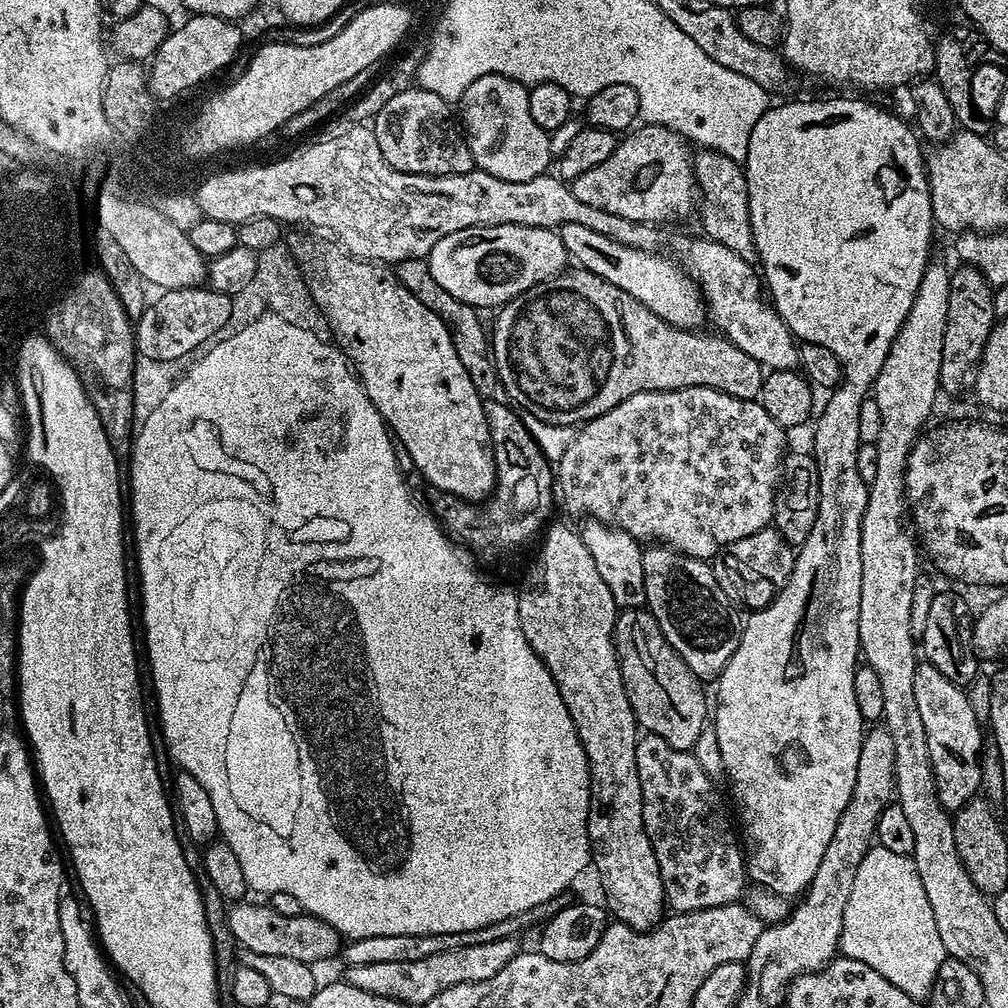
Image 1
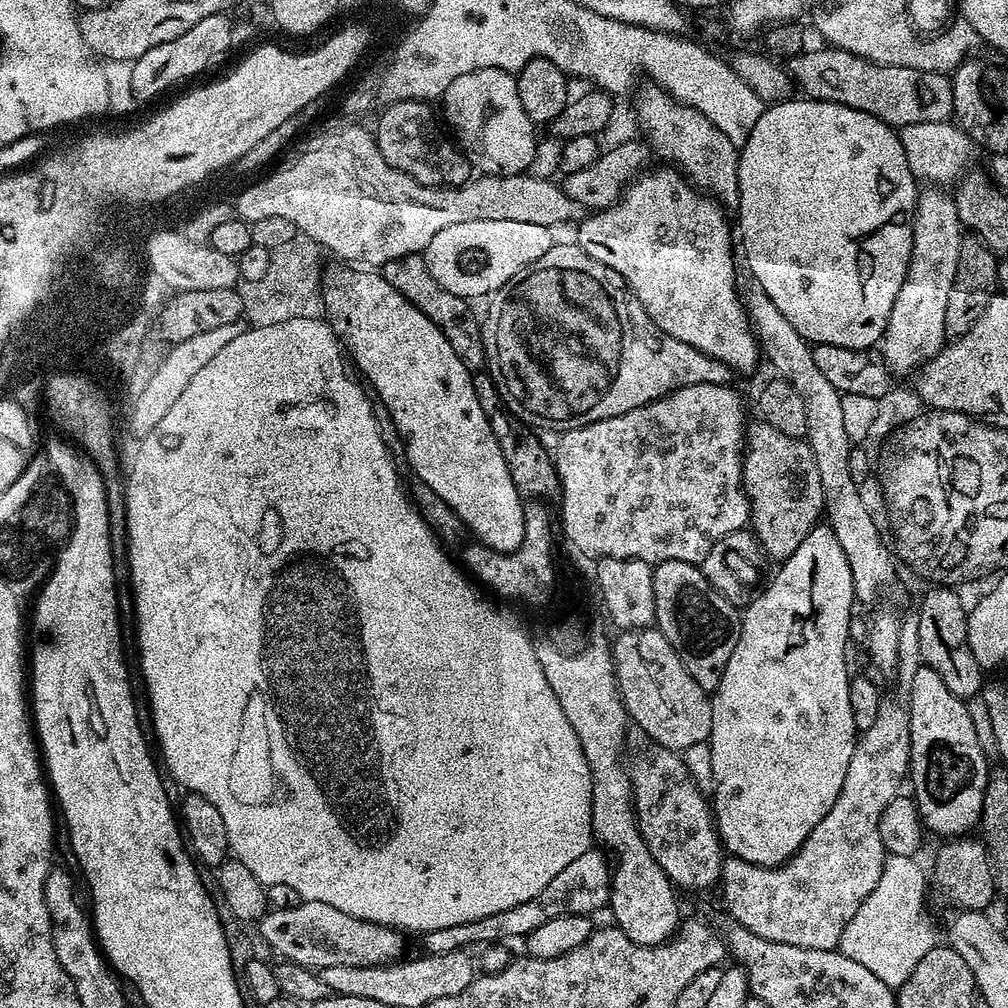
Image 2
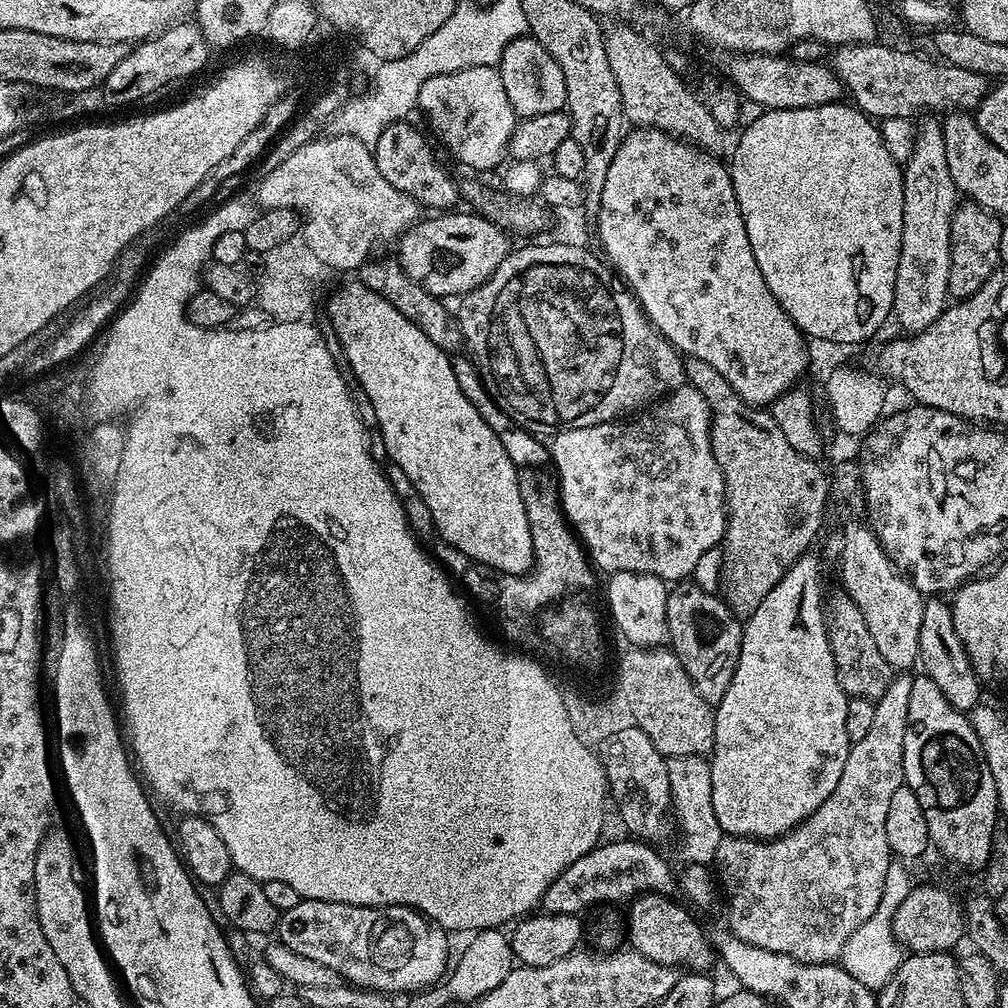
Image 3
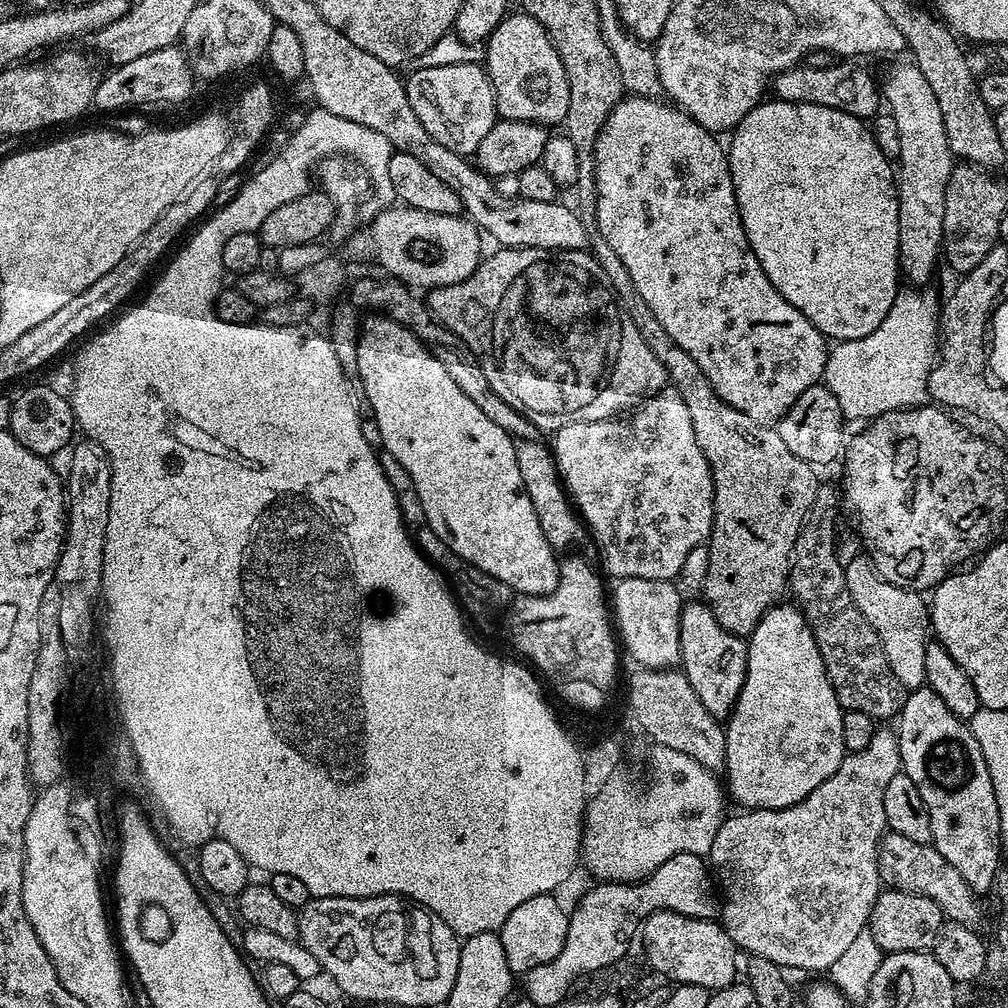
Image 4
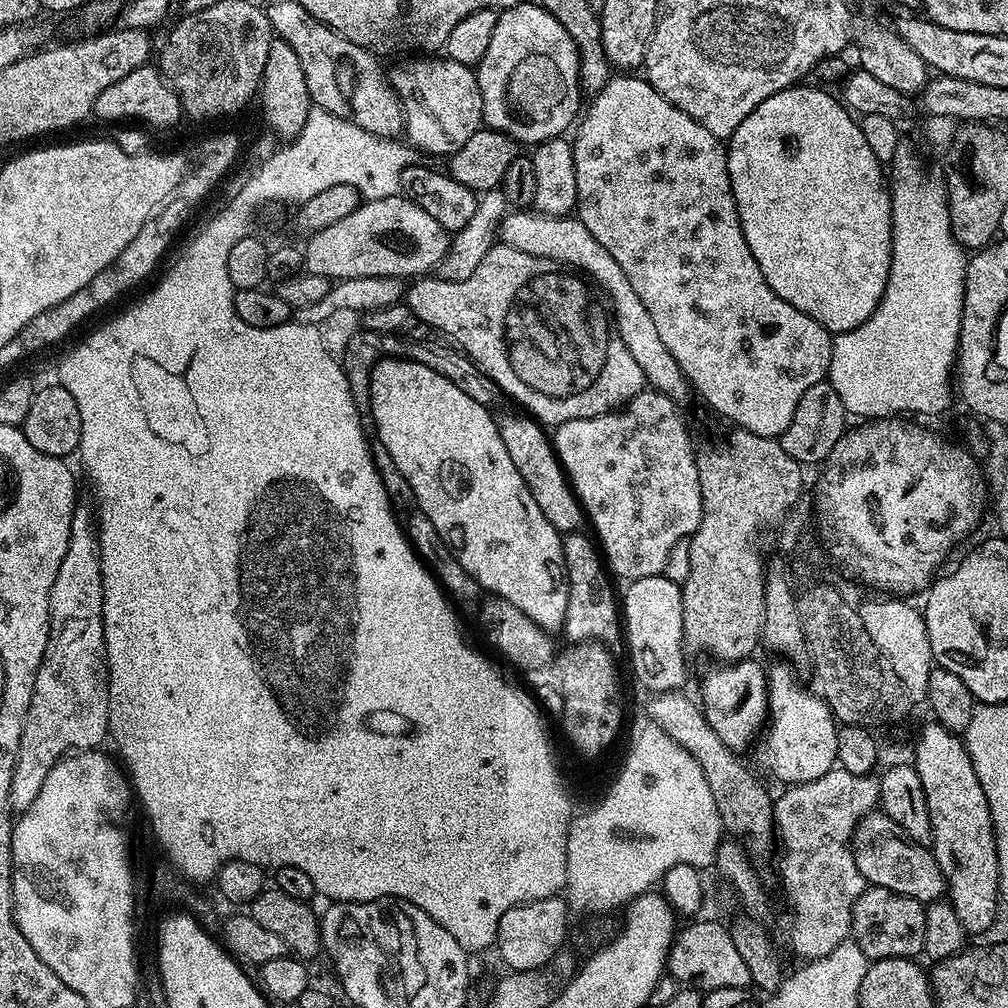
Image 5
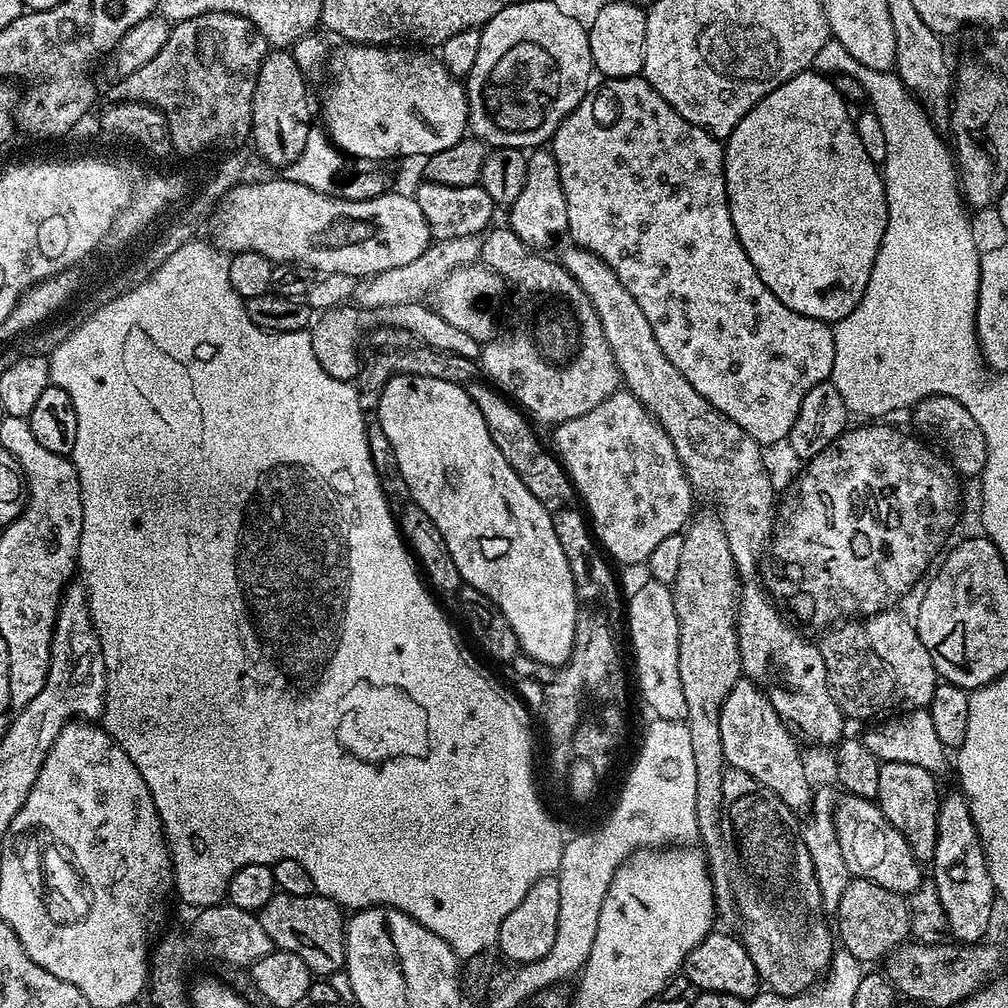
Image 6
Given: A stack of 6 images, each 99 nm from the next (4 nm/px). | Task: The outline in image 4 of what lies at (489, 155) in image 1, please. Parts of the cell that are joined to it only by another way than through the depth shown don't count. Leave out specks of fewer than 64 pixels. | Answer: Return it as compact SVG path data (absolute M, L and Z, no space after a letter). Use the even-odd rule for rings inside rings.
M476 62L417 67L415 71L406 76L404 89L410 98L410 106L414 106L414 114L418 114L418 122L422 122L426 134L446 146L446 150L471 157L498 119L487 71Z

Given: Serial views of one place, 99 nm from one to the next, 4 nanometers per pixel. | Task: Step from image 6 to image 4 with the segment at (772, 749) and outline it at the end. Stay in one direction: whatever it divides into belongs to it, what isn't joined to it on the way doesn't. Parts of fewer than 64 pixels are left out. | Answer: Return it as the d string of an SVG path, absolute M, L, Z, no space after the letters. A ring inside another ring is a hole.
M685 603L680 610L680 664L690 686L694 686L694 694L698 694L698 699L702 701L702 706L710 710L714 719L721 722L727 721L732 715L732 707L736 704L744 679L748 677L748 645L745 637L734 636L726 631L718 622L718 618L714 618L707 604Z

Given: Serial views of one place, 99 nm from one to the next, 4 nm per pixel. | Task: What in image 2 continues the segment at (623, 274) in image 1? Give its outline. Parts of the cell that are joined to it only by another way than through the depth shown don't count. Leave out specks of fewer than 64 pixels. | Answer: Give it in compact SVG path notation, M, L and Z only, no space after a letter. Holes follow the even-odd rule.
M669 167L660 168L657 172L645 171L639 179L629 183L628 187L624 189L622 199L619 202L613 204L610 208L605 208L589 215L592 217L581 226L580 233L574 237L575 243L583 252L590 254L590 258L594 258L621 276L625 284L628 285L635 303L636 300L640 303L639 307L654 321L659 331L666 333L668 336L678 338L690 346L694 346L714 360L721 360L727 368L733 369L737 373L752 372L756 368L758 339L753 325L750 323L749 313L746 311L745 305L740 305L740 300L736 297L736 260L732 257L732 236L728 233L728 220L724 217L724 212L718 205L707 200L707 198L710 199L707 195L697 191L675 167Z

